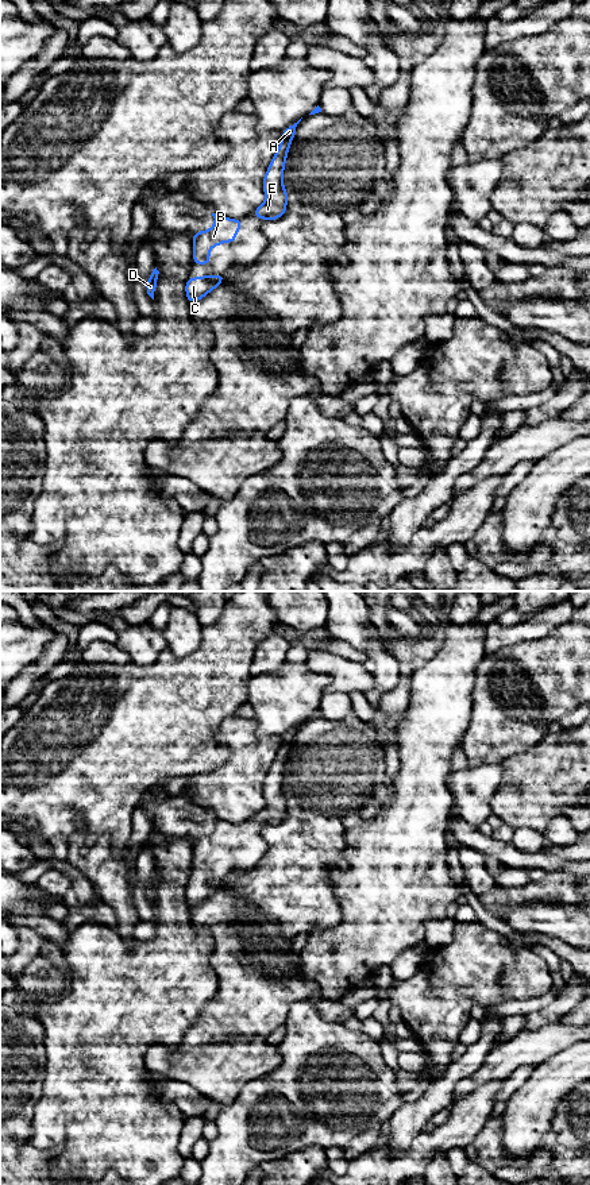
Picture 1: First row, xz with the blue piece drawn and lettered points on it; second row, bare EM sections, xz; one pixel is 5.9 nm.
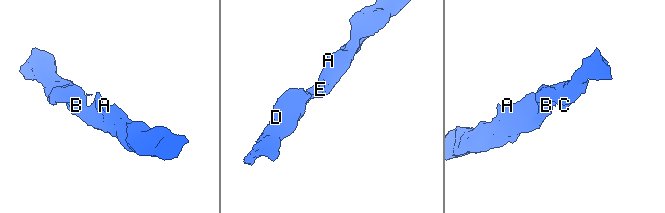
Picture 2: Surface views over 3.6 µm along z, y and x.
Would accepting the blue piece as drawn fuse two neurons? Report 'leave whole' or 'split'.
leave whole

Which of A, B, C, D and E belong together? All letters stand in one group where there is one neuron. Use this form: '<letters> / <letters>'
A B C D E

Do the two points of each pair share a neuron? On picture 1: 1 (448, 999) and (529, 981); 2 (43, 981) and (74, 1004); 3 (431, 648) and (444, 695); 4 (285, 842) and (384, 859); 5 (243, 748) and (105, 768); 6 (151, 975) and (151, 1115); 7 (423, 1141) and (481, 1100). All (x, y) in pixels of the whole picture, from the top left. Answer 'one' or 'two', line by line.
1: one
2: two
3: two
4: two
5: two
6: one
7: one

